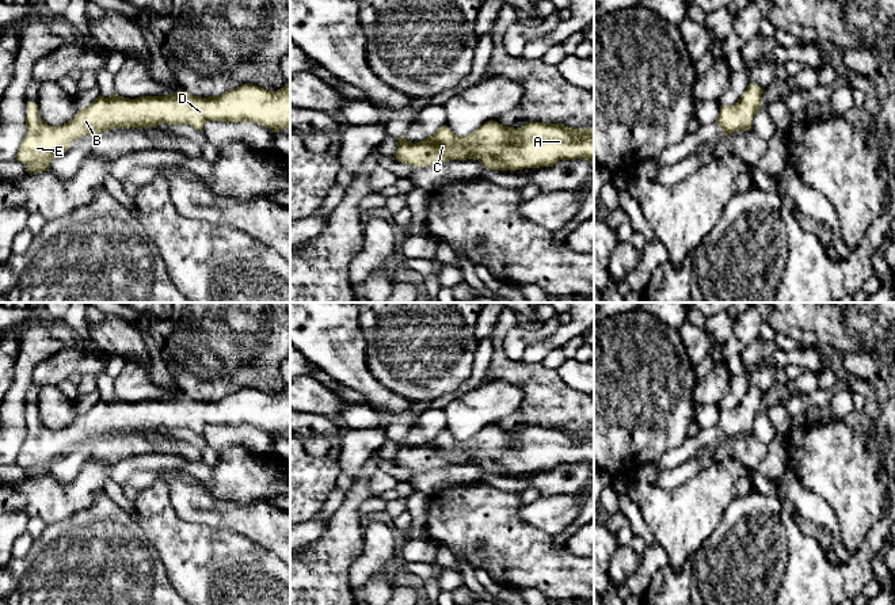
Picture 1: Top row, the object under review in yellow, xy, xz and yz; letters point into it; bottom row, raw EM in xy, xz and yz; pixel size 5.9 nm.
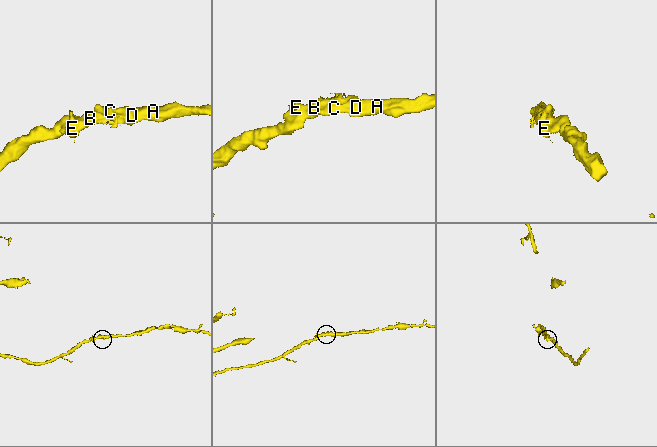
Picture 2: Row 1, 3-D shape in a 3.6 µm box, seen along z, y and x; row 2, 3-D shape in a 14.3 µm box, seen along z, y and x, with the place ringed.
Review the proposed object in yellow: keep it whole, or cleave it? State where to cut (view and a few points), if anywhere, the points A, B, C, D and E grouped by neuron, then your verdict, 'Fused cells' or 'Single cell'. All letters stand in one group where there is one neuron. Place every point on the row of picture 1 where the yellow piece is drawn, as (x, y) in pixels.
No split. Groups: A B C D E. Single cell

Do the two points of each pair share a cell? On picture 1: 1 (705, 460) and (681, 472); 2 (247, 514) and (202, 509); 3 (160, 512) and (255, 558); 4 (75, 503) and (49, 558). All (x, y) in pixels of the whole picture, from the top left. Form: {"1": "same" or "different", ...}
{"1": "same", "2": "same", "3": "same", "4": "different"}

